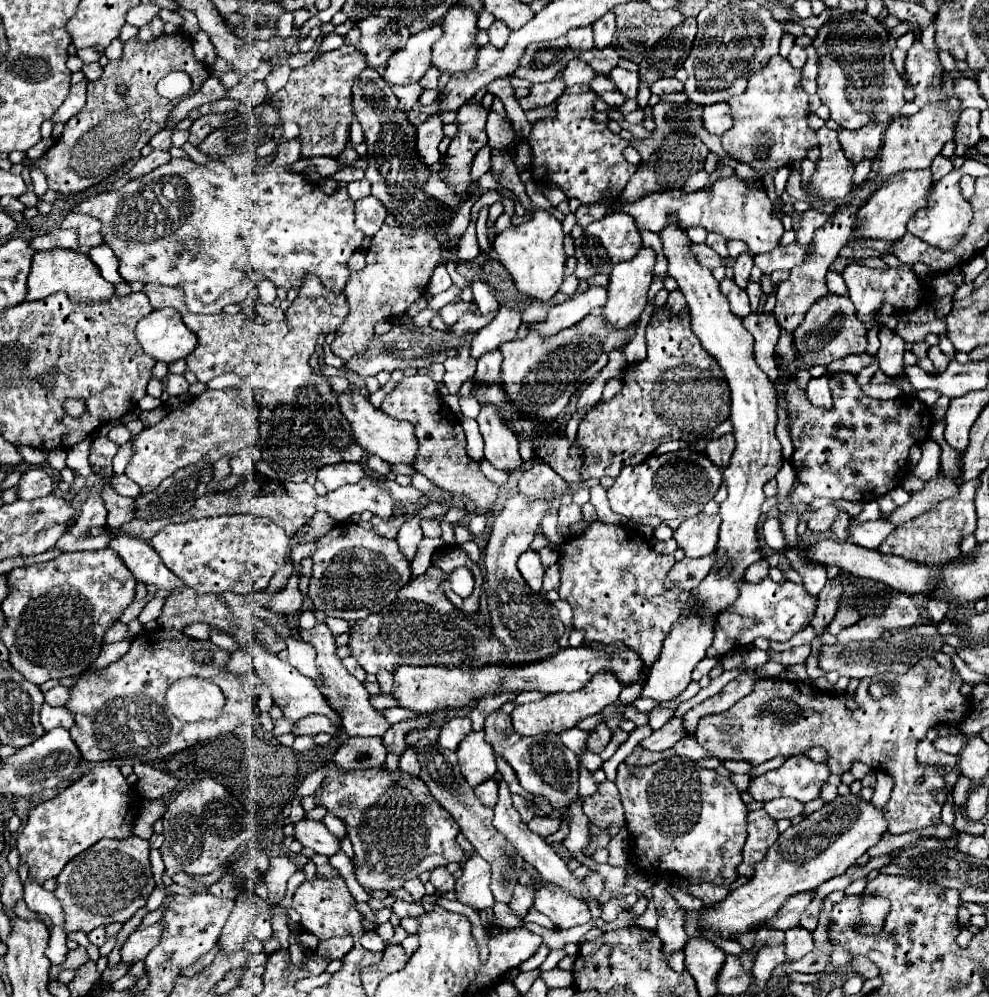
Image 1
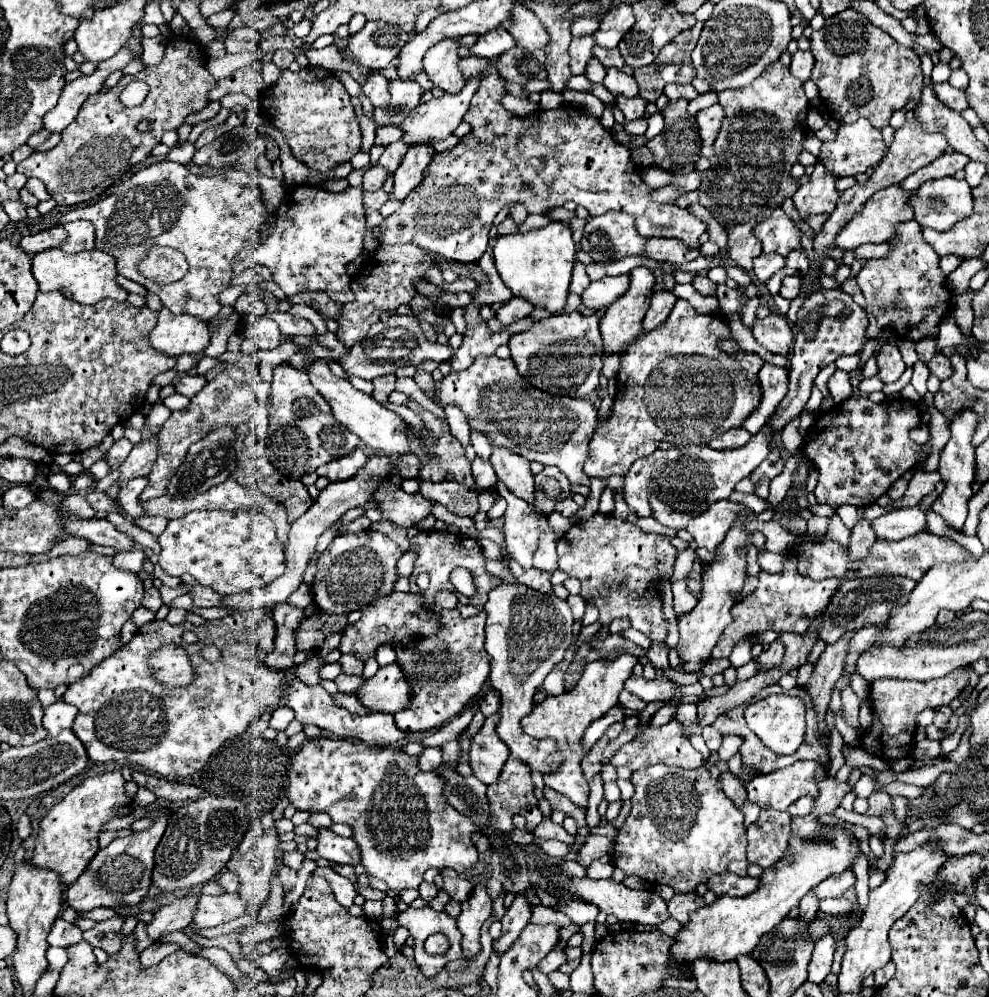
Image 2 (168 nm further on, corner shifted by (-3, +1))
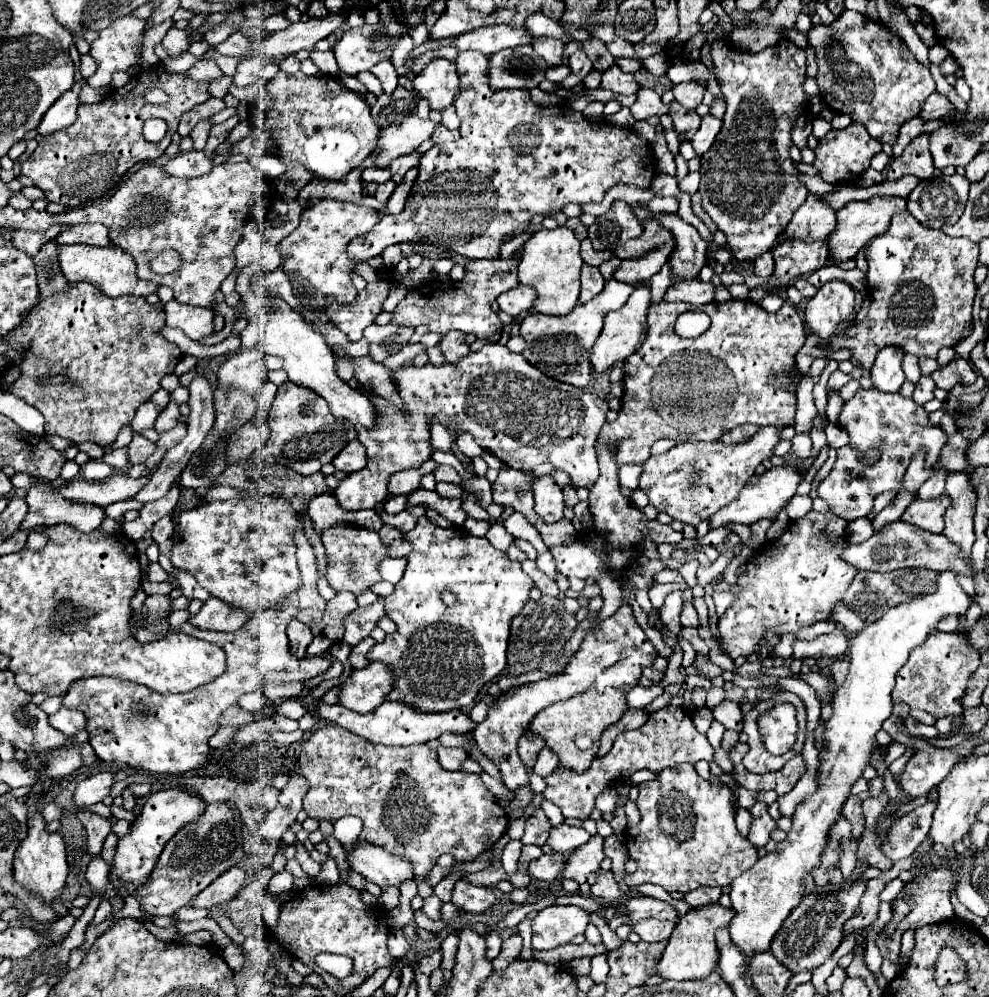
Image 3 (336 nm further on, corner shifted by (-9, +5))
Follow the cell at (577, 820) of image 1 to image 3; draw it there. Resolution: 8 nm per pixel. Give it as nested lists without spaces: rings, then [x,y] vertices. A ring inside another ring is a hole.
[[[597,686],[593,688],[587,688],[585,694],[577,694],[565,702],[557,702],[557,704],[551,704],[547,708],[543,708],[541,712],[535,714],[535,718],[531,720],[531,732],[535,736],[541,736],[545,740],[545,744],[553,750],[553,754],[559,758],[559,766],[561,768],[569,768],[573,772],[585,772],[589,766],[591,766],[591,760],[599,748],[599,736],[601,732],[609,726],[609,724],[615,724],[623,712],[627,710],[627,704],[625,704],[625,694],[629,692],[631,686],[617,686],[615,692],[599,692]],[[577,736],[587,736],[593,740],[593,746],[587,748],[587,750],[581,750],[575,740]]]

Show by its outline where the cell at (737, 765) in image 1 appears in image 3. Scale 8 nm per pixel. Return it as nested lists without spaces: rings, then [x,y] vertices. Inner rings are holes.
[[[723,700],[715,710],[713,710],[713,718],[717,722],[721,722],[727,730],[733,730],[733,732],[741,732],[741,706],[735,704],[735,702],[727,702]]]

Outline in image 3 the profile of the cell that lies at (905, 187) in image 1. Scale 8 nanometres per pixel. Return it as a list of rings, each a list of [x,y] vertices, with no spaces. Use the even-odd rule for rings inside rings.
[[[875,196],[875,198],[865,200],[865,202],[849,202],[845,208],[837,210],[837,226],[835,226],[833,234],[827,240],[831,256],[837,262],[855,258],[855,254],[861,248],[865,248],[871,238],[883,234],[889,228],[891,218],[895,214],[901,214],[905,210],[907,210],[905,208],[905,198],[899,198],[899,196]]]

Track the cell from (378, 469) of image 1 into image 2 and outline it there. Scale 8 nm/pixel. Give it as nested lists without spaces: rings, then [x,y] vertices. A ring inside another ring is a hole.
[[[405,454],[397,458],[397,470],[403,478],[419,478],[419,460],[413,454]]]

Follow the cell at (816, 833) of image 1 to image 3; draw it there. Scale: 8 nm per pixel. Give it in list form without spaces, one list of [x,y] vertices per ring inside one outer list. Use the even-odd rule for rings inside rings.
[[[717,902],[689,910],[677,922],[677,926],[667,942],[667,948],[657,964],[657,974],[661,974],[667,980],[701,980],[701,978],[709,976],[717,968],[717,962],[719,962],[715,932],[719,928],[727,928],[733,916],[735,916],[733,908],[723,908]]]

